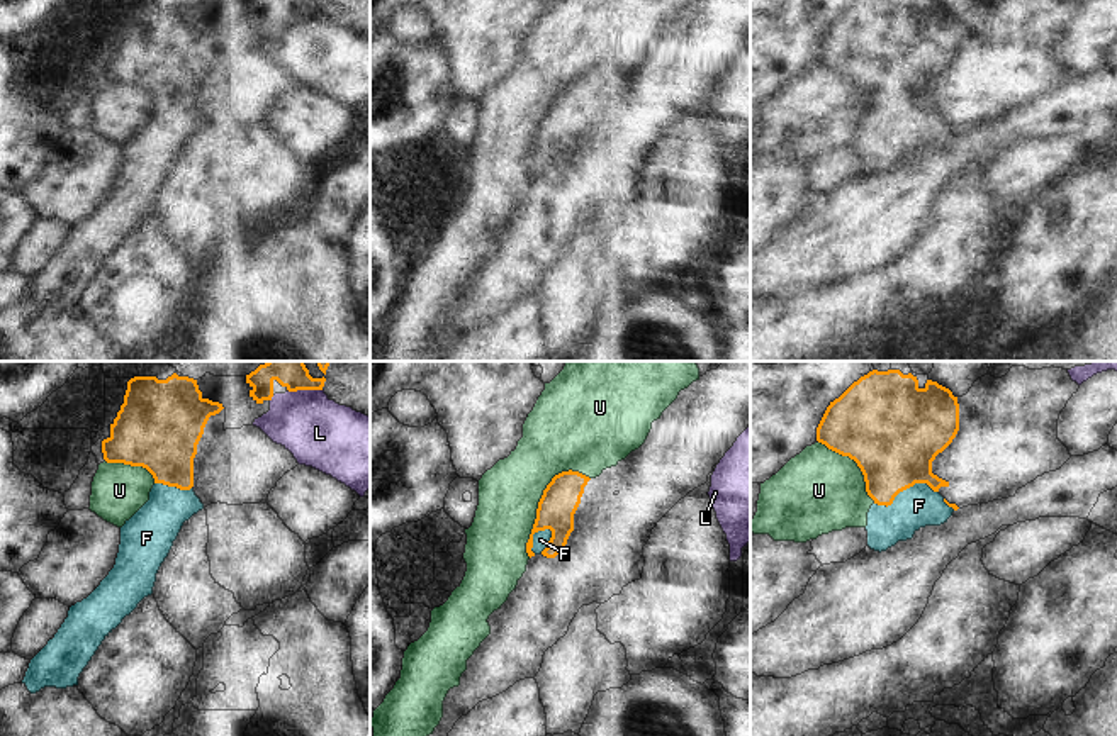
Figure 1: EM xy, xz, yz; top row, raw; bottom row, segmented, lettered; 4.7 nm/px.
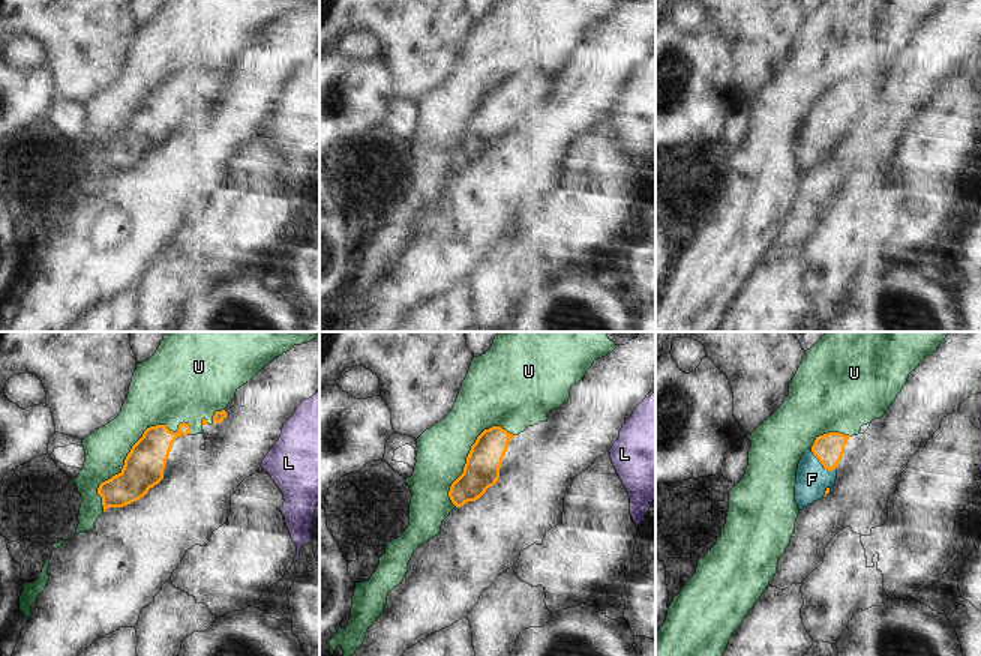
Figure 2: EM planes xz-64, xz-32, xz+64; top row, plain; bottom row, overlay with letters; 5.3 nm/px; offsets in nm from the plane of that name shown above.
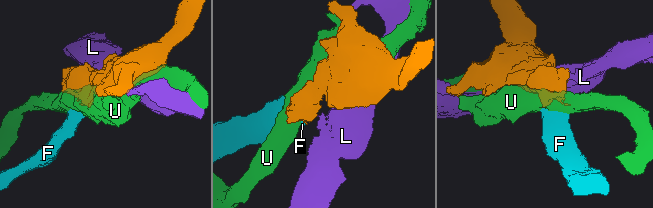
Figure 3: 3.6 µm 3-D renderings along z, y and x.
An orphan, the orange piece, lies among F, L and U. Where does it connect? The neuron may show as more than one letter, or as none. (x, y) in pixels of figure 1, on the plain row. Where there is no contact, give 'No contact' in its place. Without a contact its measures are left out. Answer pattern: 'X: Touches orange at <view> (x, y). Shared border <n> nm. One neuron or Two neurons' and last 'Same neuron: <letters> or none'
F: Touches orange at yz (905, 109). Shared border 320 nm. One neuron
L: Touches orange at xy (304, 9). Shared border 170 nm. Two neurons
U: Touches orange at xz (540, 121). Shared border 480 nm. Two neurons
Same neuron: F

